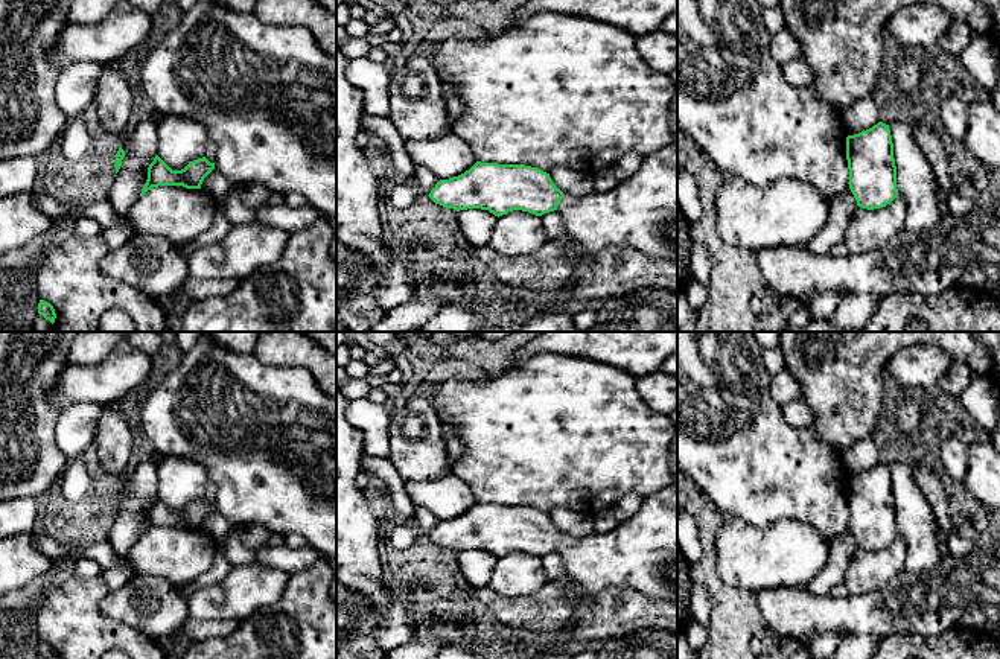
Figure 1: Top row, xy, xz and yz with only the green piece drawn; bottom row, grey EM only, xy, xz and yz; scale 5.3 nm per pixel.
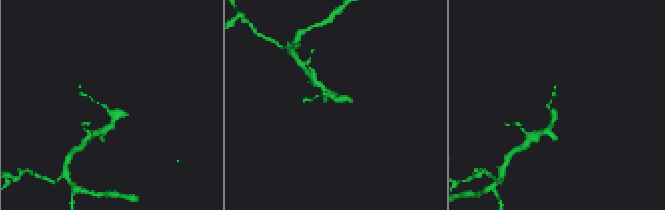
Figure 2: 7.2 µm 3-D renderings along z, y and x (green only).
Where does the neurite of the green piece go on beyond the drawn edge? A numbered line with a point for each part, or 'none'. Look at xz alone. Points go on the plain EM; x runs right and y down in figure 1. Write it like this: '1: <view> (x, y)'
1: xz (640, 554)

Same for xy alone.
1: xy (267, 436)

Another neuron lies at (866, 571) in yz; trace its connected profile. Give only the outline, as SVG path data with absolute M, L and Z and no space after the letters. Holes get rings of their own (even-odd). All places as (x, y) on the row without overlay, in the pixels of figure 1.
M900 536L881 549L868 551L857 546L843 580L849 594L866 594L893 580L904 571L906 552L906 542Z

